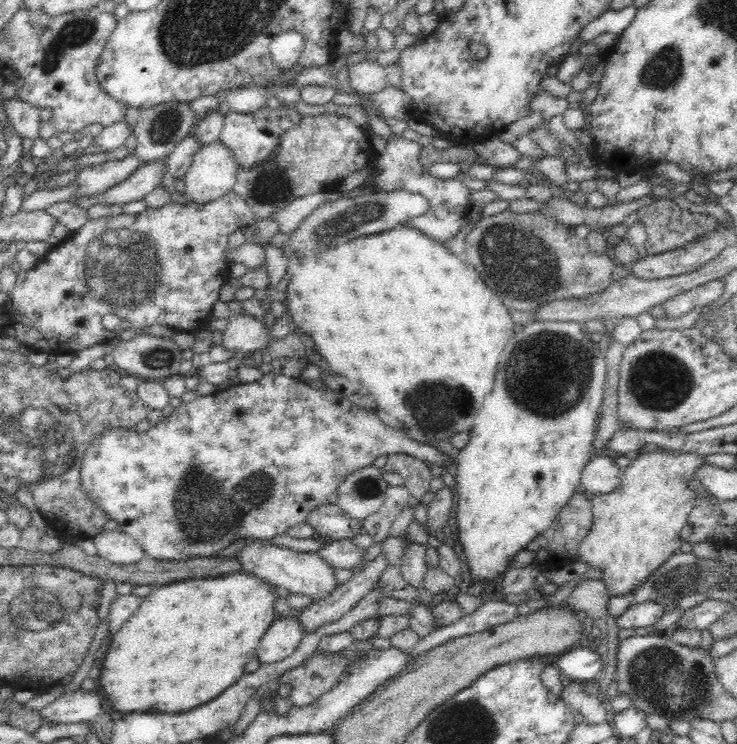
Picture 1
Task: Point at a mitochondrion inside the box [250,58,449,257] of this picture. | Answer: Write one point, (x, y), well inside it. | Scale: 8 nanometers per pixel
(358, 217)

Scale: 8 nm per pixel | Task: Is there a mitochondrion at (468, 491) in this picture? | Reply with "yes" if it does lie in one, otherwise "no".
no

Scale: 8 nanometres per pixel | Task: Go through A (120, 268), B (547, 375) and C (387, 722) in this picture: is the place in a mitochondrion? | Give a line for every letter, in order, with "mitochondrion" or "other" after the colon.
A: mitochondrion
B: mitochondrion
C: other

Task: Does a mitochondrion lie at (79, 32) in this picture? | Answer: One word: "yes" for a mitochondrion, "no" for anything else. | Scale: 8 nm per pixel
yes

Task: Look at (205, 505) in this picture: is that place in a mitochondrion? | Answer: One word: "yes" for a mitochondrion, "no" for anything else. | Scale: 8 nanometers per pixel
yes

